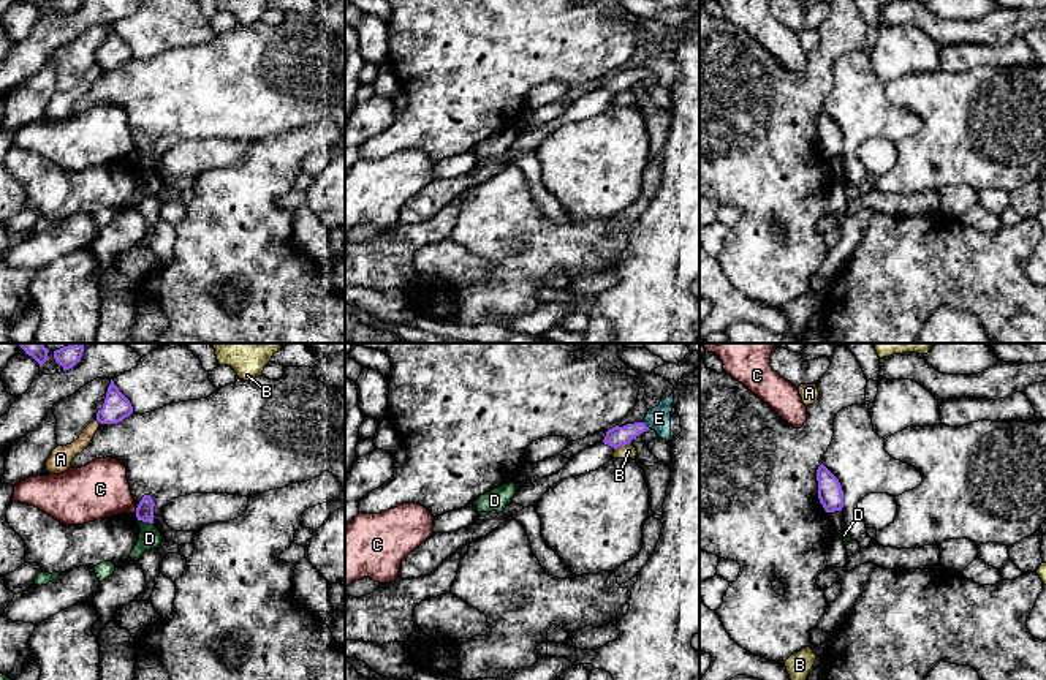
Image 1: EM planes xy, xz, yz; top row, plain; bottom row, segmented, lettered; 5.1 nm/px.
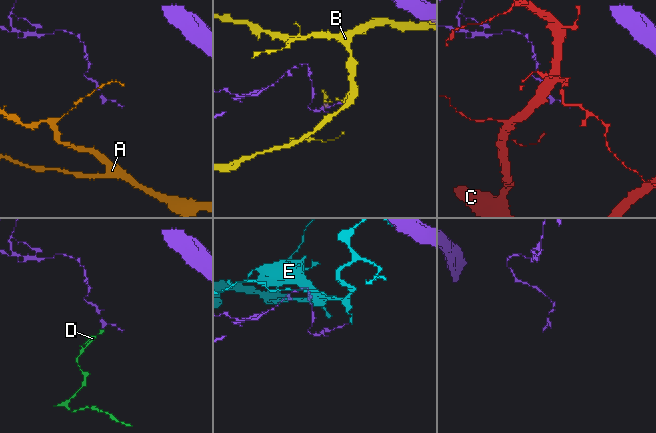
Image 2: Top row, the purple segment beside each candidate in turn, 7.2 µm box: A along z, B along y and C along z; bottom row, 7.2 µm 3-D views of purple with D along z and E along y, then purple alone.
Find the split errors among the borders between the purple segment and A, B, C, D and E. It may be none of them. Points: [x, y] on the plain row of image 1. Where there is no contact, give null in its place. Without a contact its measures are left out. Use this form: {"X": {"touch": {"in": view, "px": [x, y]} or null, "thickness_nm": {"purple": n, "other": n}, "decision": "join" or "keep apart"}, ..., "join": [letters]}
{"A": {"touch": {"in": "xy", "px": [98, 67]}, "thickness_nm": {"purple": 140, "other": 100}, "decision": "keep apart"}, "B": {"touch": {"in": "xz", "px": [622, 90]}, "thickness_nm": {"purple": 110, "other": 80}, "decision": "keep apart"}, "C": {"touch": {"in": "xy", "px": [136, 157]}, "thickness_nm": {"purple": 90, "other": 300}, "decision": "keep apart"}, "D": {"touch": {"in": "xy", "px": [146, 166]}, "thickness_nm": {"purple": 90, "other": 110}, "decision": "keep apart"}, "E": {"touch": {"in": "xz", "px": [644, 70]}, "thickness_nm": {"purple": 110, "other": 120}, "decision": "keep apart"}, "join": []}

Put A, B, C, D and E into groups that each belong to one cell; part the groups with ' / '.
A / B / C / D / E

